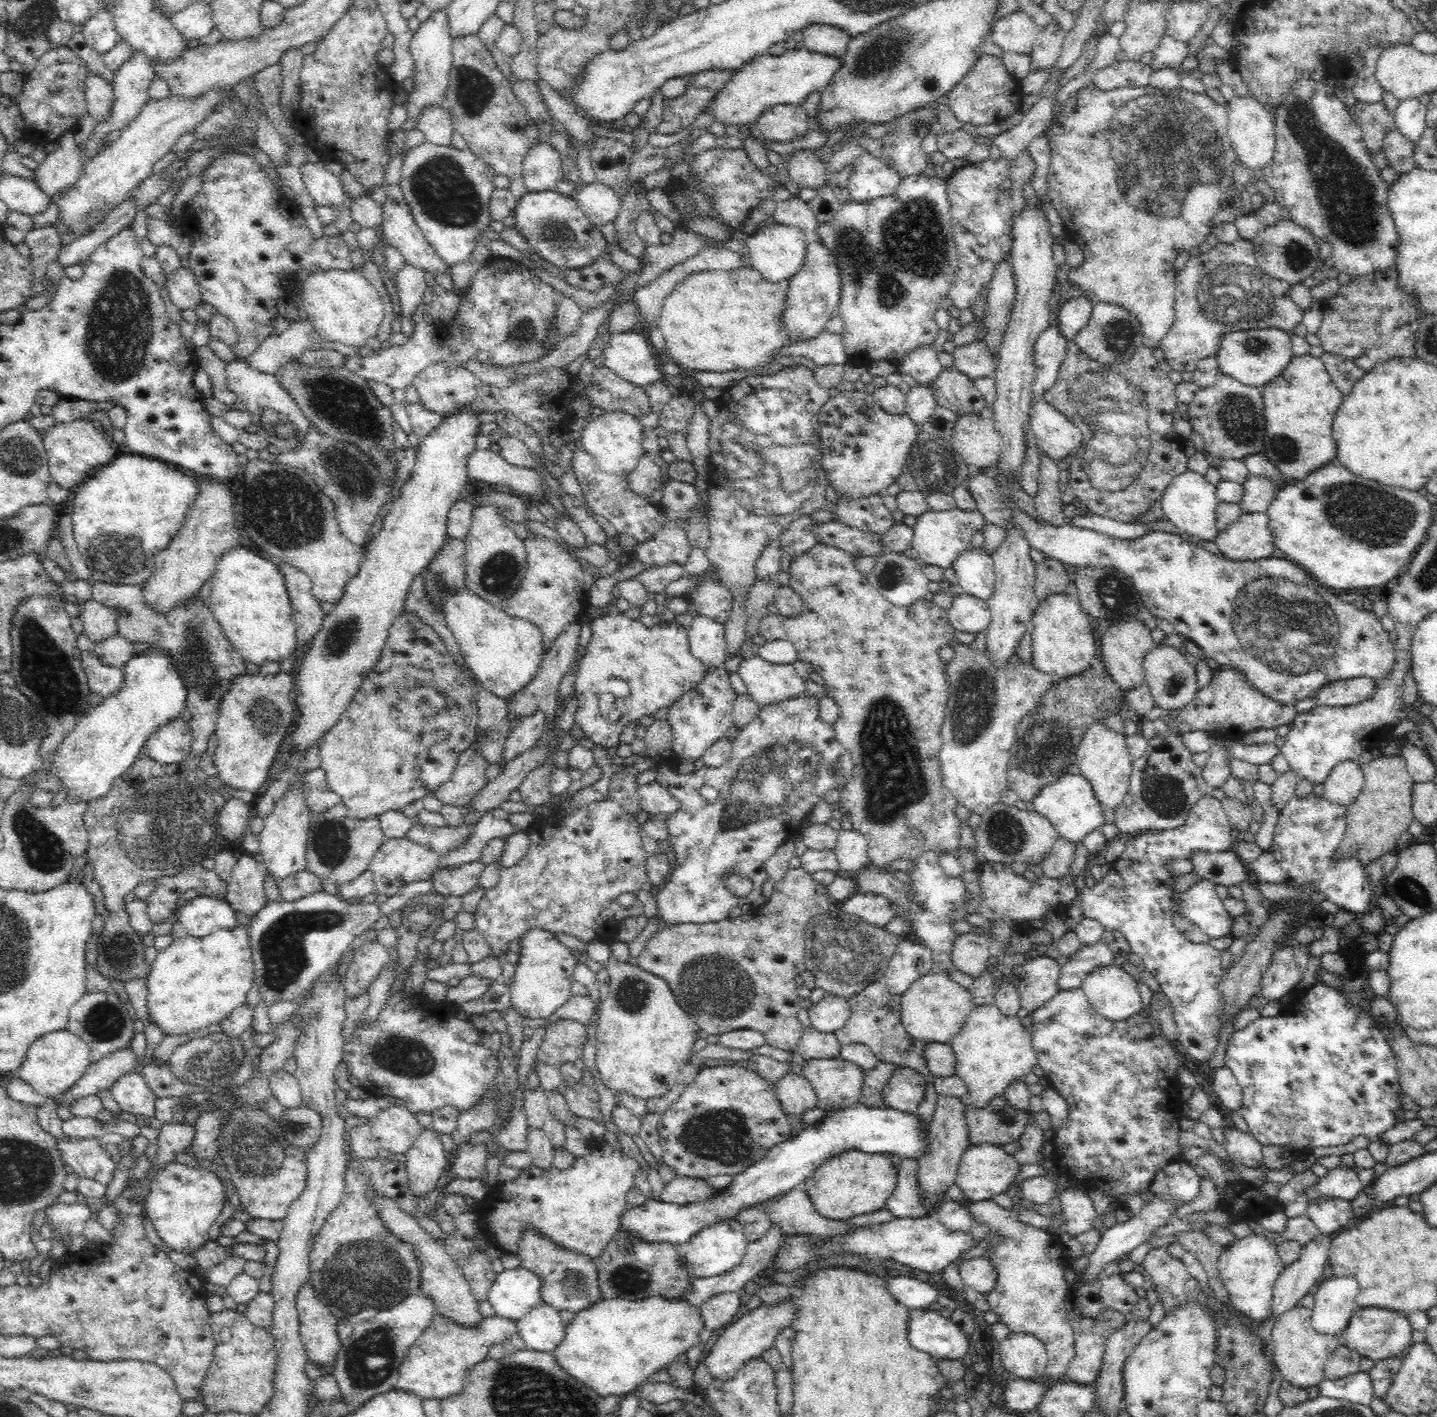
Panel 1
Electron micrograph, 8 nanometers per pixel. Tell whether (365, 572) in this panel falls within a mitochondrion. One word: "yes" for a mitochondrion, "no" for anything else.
no

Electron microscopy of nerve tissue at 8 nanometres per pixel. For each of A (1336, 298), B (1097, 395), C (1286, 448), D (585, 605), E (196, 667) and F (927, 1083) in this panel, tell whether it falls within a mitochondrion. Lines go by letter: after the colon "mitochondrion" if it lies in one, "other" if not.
A: other
B: mitochondrion
C: mitochondrion
D: other
E: mitochondrion
F: other

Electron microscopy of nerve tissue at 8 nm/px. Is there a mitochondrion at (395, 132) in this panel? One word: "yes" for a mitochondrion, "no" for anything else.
no

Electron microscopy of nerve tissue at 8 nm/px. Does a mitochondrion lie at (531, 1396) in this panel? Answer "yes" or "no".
yes

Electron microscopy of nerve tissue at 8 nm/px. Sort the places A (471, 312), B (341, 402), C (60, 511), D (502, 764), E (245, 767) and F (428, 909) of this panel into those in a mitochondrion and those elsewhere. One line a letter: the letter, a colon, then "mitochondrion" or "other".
A: other
B: mitochondrion
C: other
D: other
E: other
F: mitochondrion

